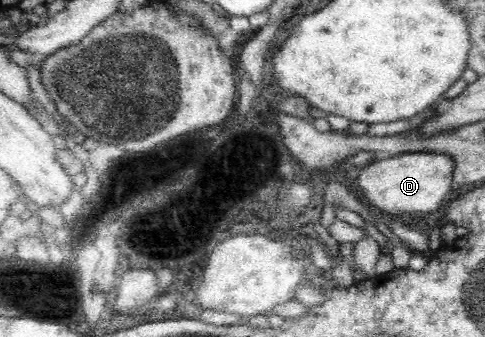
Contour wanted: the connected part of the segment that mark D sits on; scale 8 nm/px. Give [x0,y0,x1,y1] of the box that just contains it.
[354,152,454,218]

